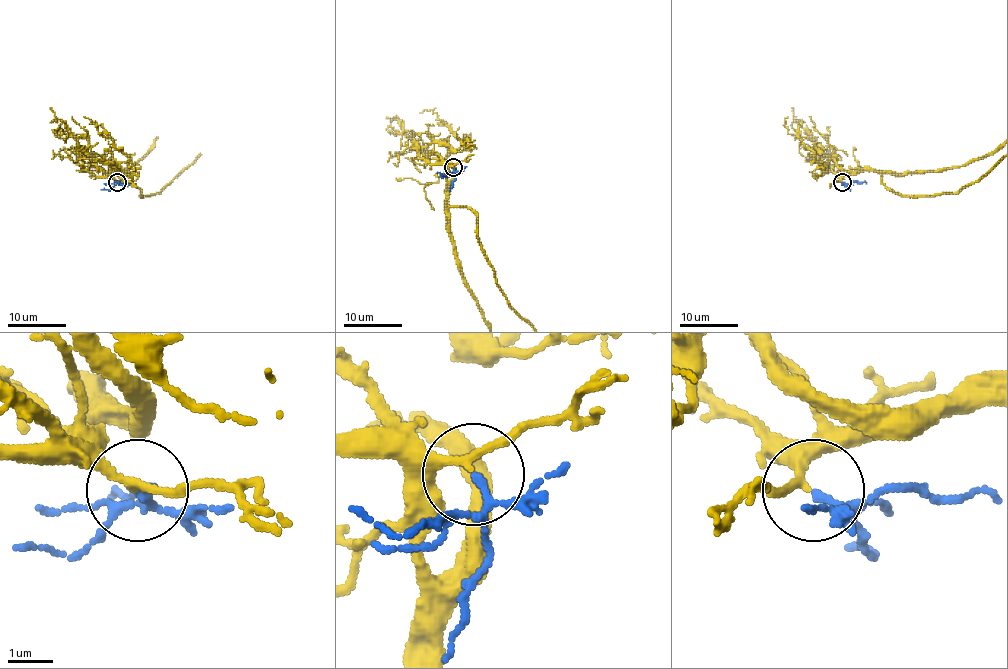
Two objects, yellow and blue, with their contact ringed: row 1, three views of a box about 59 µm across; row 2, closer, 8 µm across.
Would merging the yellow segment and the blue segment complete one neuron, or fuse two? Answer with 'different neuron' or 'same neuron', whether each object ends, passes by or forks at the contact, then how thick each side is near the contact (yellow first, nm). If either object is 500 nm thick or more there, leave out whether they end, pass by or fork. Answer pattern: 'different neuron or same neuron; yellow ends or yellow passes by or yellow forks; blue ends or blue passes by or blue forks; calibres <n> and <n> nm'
same neuron; yellow passes by; blue passes by; calibres 160 and 110 nm

